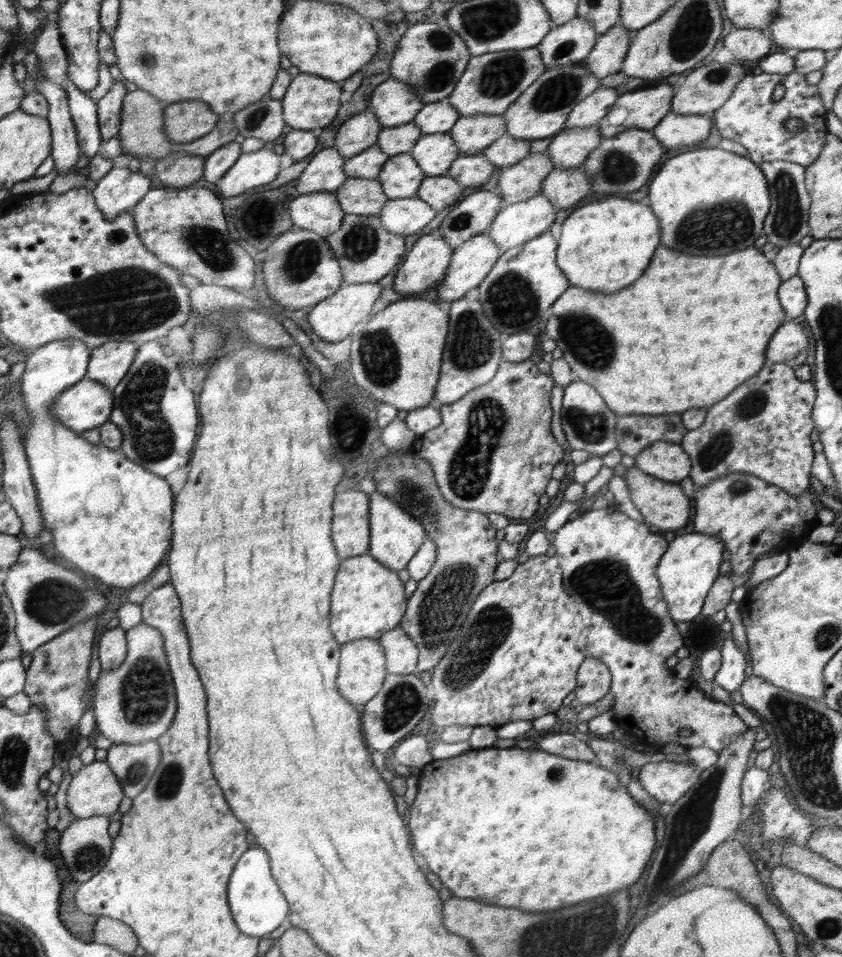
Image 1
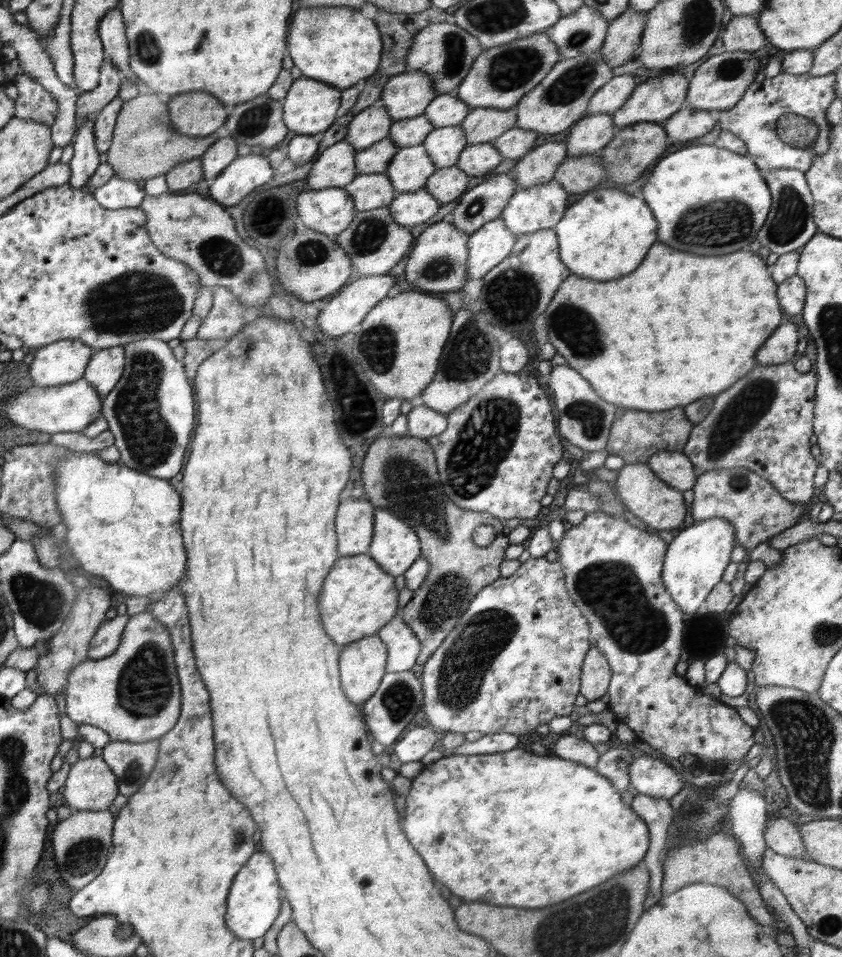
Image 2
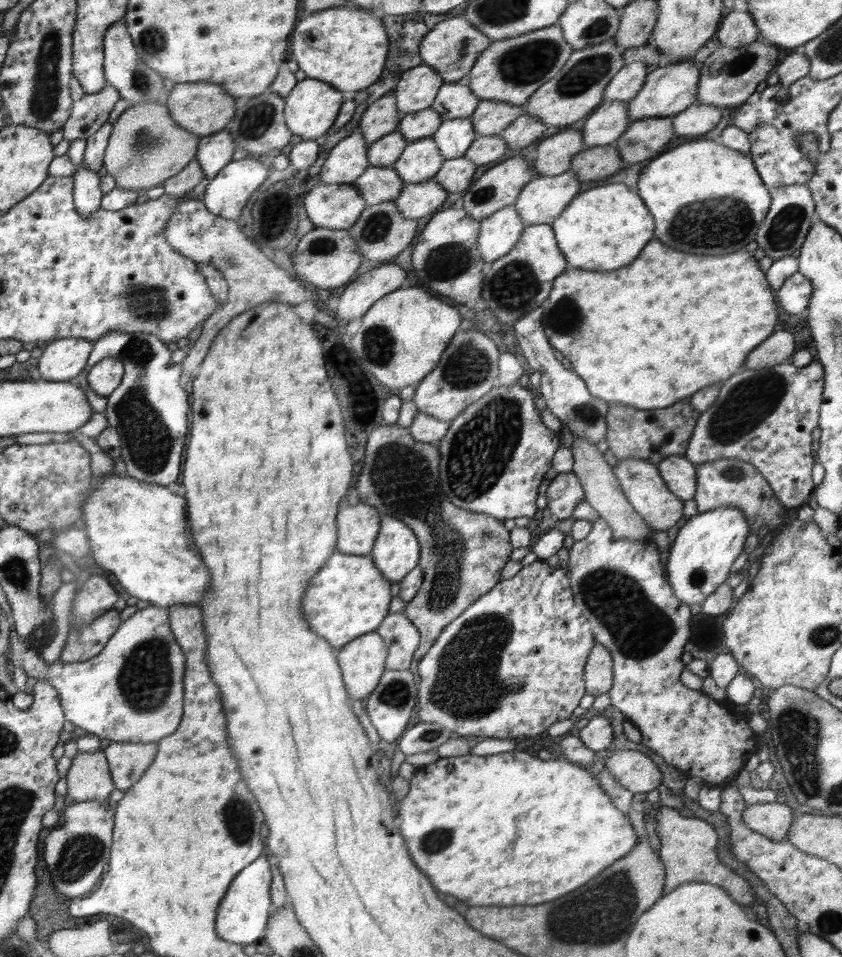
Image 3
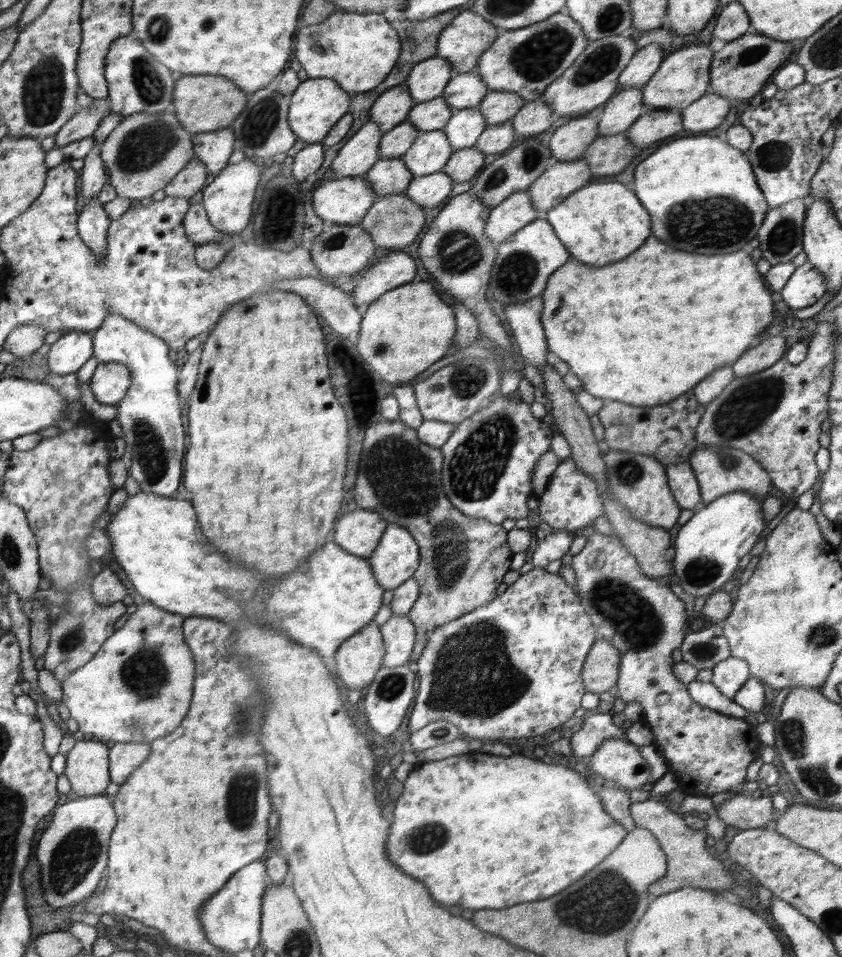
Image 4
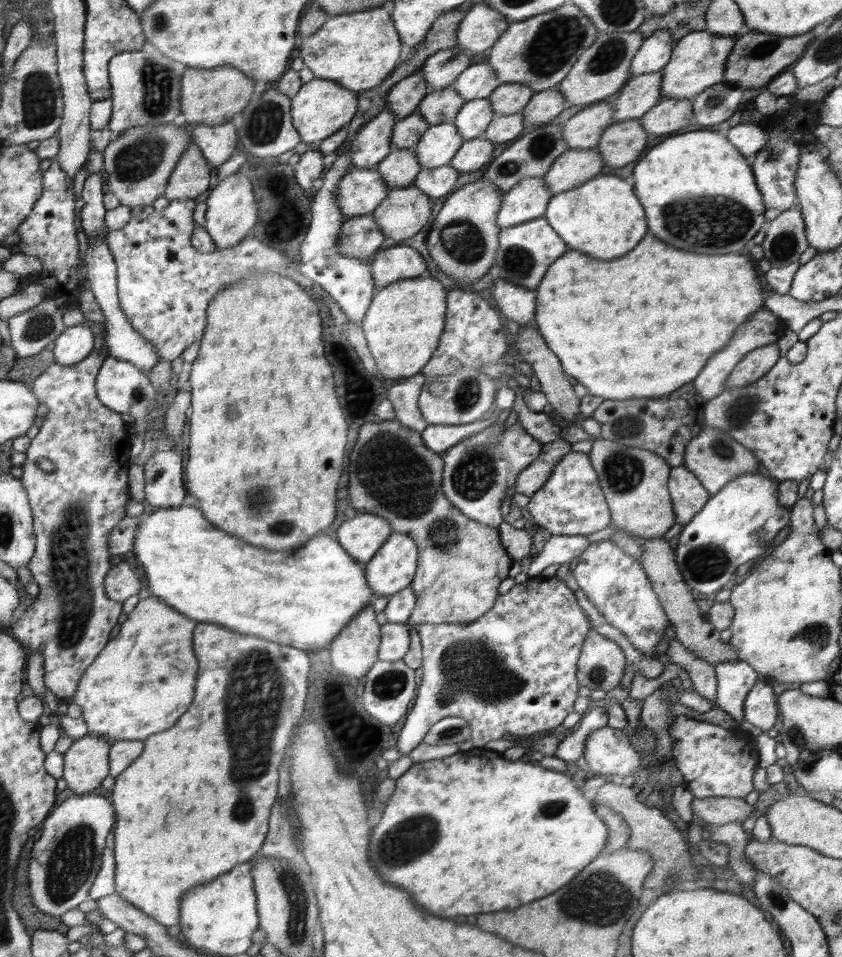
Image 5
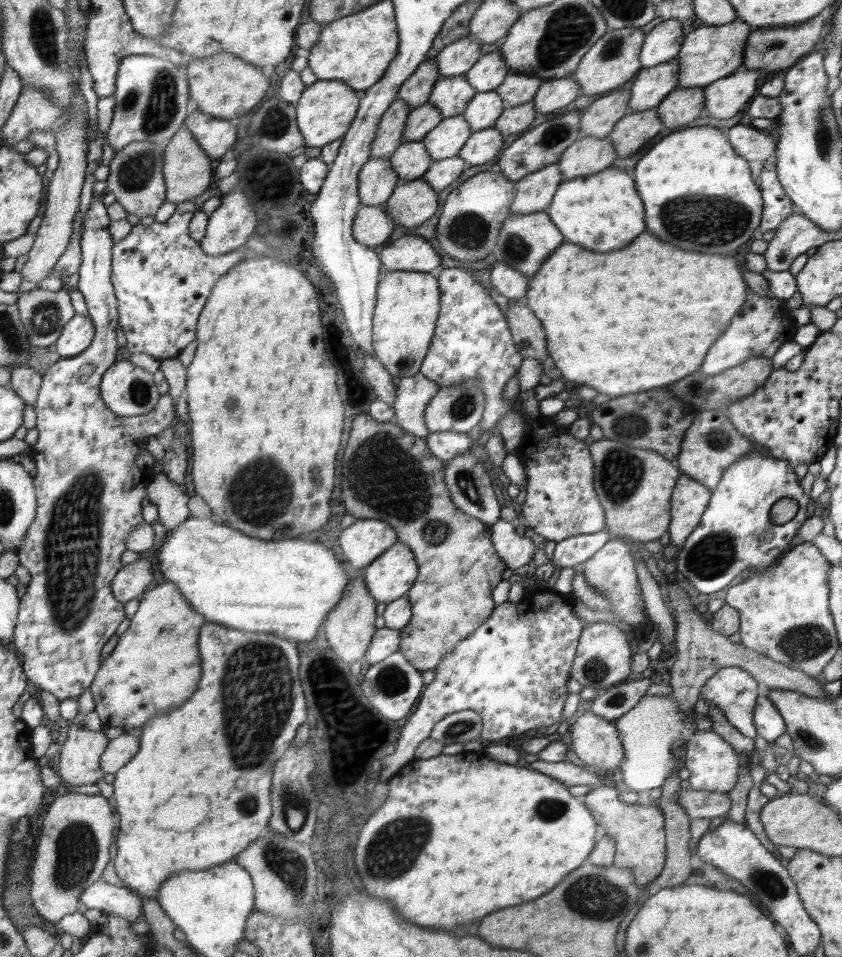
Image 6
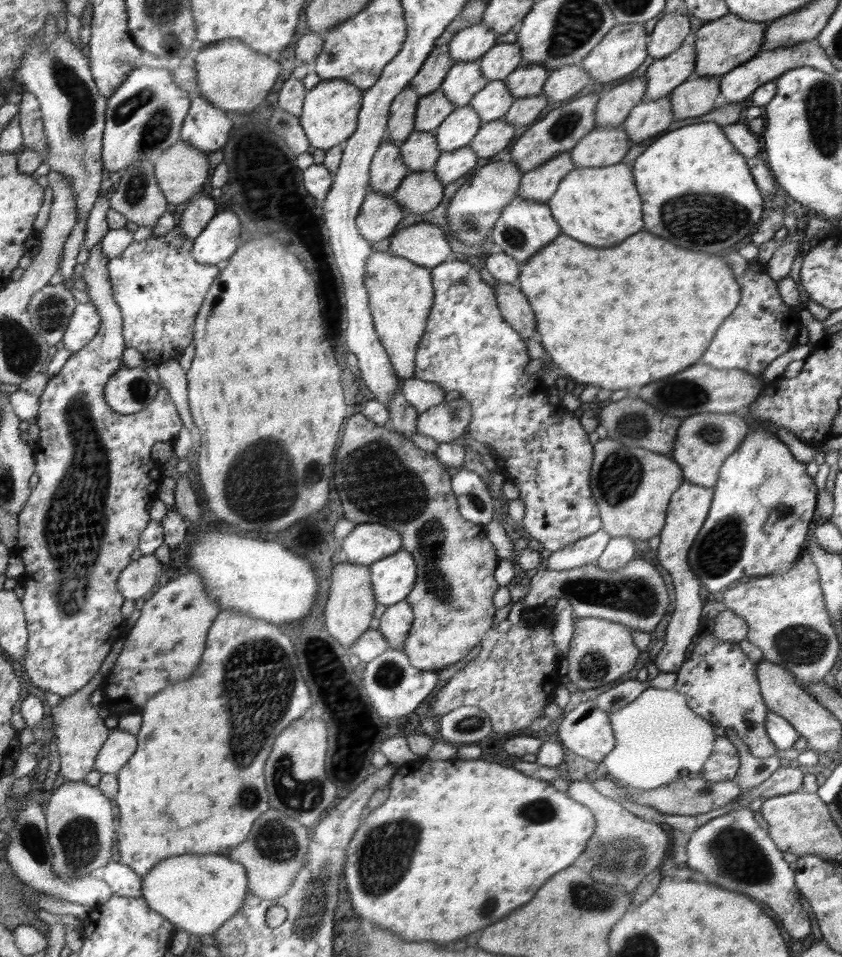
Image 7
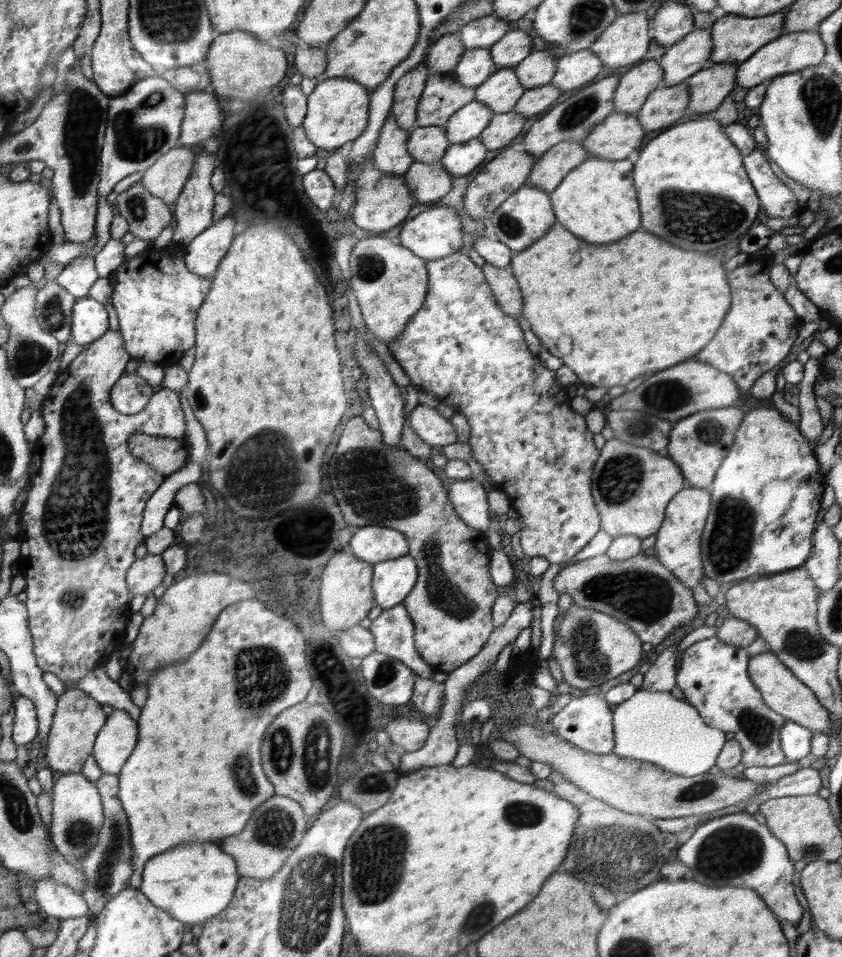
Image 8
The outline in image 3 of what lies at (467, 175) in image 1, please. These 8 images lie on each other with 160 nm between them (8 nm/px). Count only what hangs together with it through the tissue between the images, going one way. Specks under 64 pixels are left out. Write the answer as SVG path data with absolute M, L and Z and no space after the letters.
M500 135L477 136L465 152L465 157L476 166L488 168L493 162L499 162L506 154L508 145Z

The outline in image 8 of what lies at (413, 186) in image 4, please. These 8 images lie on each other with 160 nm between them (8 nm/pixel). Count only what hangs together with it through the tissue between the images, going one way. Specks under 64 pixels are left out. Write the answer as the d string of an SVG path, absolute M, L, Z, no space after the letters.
M480 139L450 144L441 158L444 170L452 177L463 177L484 162L487 148Z

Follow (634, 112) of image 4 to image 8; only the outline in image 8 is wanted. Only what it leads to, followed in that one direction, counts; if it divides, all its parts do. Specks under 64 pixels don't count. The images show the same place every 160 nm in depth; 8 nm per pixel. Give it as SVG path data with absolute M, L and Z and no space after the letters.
M694 26L692 32L686 34L676 44L672 44L658 62L663 74L662 87L680 84L690 79L696 72L705 69L710 53L712 53L710 32Z

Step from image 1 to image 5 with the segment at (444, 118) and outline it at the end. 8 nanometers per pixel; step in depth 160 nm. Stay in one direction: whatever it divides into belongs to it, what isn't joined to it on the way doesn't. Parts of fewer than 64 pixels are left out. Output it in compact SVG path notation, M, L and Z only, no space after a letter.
M485 61L472 64L466 68L451 85L458 92L458 96L465 102L488 98L501 85L501 81L494 74L494 70Z

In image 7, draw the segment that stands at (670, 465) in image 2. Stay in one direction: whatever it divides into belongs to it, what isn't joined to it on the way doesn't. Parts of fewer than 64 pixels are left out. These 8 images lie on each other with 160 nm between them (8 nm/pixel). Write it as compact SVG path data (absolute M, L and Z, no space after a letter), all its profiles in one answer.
M686 480L678 487L678 490L671 496L668 503L668 511L665 526L660 532L660 547L658 548L658 559L660 564L668 570L676 588L676 610L672 613L667 631L666 641L656 656L655 664L659 672L675 672L686 661L686 650L692 644L692 638L696 636L700 628L700 616L702 616L702 601L700 599L700 582L688 564L688 551L694 543L698 532L702 529L710 505L713 499L713 488L698 486Z

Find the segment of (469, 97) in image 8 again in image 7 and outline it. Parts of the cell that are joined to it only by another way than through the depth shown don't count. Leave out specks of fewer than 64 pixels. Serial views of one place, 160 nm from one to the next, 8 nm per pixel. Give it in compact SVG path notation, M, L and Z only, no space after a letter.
M438 88L432 95L422 96L417 104L416 130L430 132L438 128L442 121L455 110L454 104Z

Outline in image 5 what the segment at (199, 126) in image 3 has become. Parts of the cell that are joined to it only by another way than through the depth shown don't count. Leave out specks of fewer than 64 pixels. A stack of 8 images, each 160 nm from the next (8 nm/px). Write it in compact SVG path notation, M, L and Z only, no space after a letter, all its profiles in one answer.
M232 66L226 68L188 68L182 72L182 118L186 123L216 126L232 122L230 118L252 103L254 80Z

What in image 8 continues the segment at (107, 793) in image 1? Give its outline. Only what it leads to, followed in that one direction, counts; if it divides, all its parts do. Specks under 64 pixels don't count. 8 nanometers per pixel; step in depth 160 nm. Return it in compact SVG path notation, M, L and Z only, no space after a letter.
M77 688L60 691L49 737L43 750L42 764L53 772L80 773L82 762L92 754L92 744L105 722L106 714L102 712L102 706L87 692Z

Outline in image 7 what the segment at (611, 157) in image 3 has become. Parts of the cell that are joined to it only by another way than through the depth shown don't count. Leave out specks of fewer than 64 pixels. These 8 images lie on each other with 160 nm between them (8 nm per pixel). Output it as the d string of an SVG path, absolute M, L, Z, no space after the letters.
M668 95L652 102L640 102L621 126L633 144L642 142L662 130L668 130L673 119L670 95Z

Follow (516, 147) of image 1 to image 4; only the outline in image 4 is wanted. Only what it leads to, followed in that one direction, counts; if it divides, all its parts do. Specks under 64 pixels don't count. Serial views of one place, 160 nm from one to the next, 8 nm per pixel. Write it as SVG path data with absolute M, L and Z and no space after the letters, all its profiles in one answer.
M535 99L526 103L525 106L511 118L511 123L516 136L523 138L540 134L548 130L555 116L550 106L542 104L542 99Z

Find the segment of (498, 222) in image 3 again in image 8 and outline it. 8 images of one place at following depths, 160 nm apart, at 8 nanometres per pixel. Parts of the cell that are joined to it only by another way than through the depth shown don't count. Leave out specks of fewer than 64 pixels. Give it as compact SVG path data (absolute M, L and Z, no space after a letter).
M565 140L537 158L527 181L550 194L562 180L589 157L581 141Z

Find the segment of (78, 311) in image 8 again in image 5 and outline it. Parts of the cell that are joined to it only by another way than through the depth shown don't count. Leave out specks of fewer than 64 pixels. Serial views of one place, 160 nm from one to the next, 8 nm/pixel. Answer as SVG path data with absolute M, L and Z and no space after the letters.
M76 324L65 327L54 341L55 360L62 366L70 366L82 362L90 356L94 348L94 336L87 324Z

